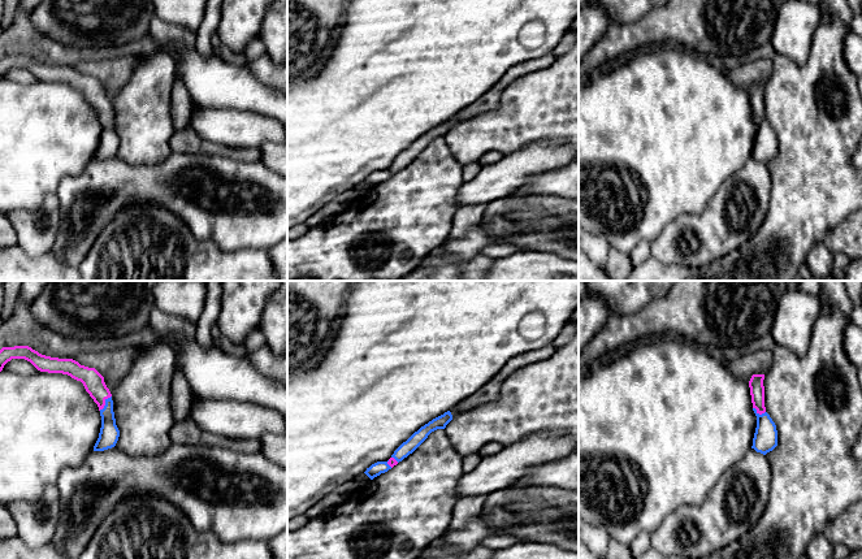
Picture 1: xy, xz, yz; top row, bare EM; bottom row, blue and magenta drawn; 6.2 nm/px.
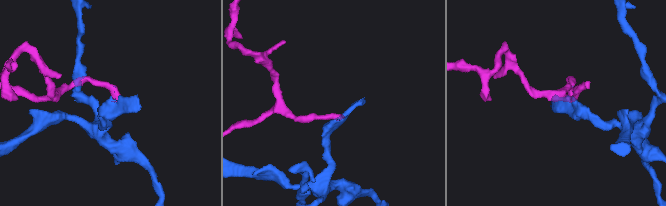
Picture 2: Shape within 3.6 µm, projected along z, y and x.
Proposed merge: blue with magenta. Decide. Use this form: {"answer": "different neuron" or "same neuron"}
{"answer": "different neuron"}

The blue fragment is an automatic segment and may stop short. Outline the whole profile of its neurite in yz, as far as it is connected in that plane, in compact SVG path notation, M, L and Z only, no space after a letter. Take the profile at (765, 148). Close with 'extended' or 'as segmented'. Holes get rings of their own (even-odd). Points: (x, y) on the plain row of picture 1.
M755 117L753 120L757 125L757 136L751 157L766 164L777 155L776 134L767 121L759 124Z; as segmented

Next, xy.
M112 105L105 108L105 114L100 118L101 136L94 160L104 160L116 155L120 139L116 134Z; as segmented

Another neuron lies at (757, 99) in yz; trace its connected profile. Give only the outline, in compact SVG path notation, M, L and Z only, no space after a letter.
M753 83L749 90L753 117L755 117L759 124L766 121L763 88L764 83Z

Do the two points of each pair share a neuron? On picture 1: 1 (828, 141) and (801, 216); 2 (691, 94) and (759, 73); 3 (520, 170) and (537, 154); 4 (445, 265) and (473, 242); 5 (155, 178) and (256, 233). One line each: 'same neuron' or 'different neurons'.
1: same neuron
2: different neurons
3: same neuron
4: same neuron
5: same neuron

